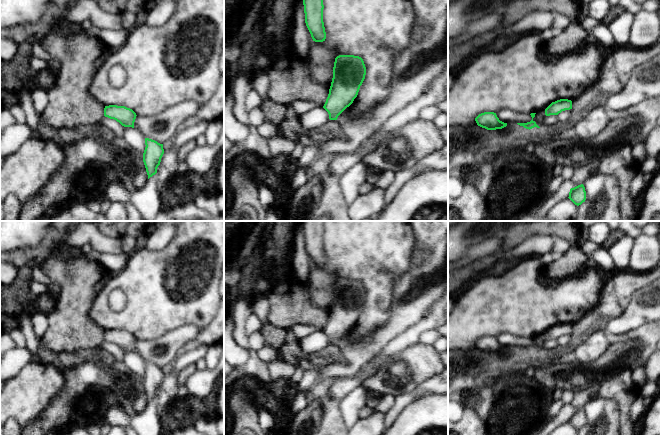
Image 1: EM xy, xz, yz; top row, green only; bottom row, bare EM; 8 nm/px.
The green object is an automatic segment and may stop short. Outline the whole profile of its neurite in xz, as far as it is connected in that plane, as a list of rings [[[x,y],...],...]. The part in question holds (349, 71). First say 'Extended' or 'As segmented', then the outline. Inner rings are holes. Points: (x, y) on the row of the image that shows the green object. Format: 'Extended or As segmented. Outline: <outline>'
As segmented. Outline: [[[339,55],[335,58],[332,82],[323,106],[330,120],[337,120],[338,116],[353,103],[365,75],[366,67],[361,57]]]

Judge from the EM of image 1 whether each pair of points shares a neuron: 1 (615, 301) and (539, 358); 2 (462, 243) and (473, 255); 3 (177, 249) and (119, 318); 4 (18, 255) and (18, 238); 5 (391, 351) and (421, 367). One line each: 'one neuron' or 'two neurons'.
1: one neuron
2: two neurons
3: one neuron
4: two neurons
5: two neurons

